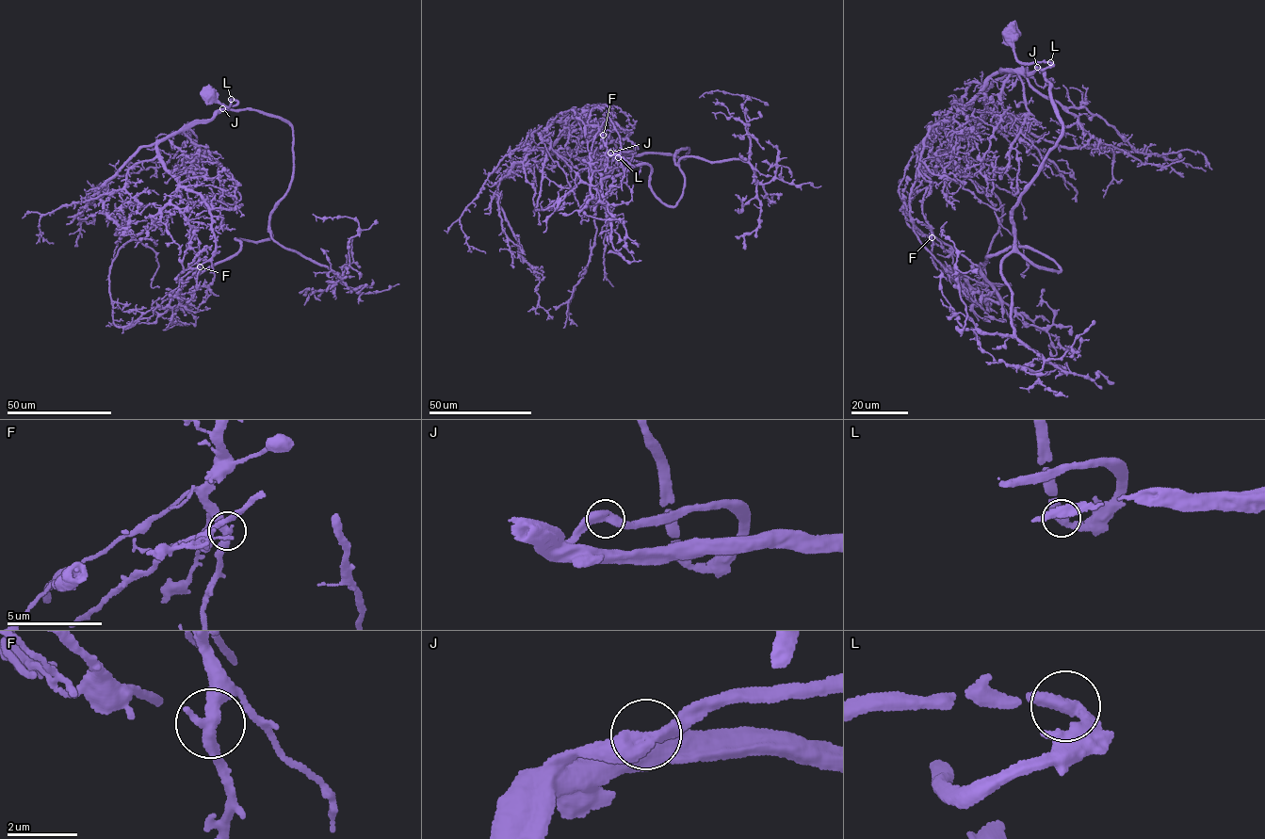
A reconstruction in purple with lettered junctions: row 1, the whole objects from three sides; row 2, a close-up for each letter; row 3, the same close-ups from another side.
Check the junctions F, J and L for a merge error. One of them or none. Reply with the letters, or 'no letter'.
no letter

